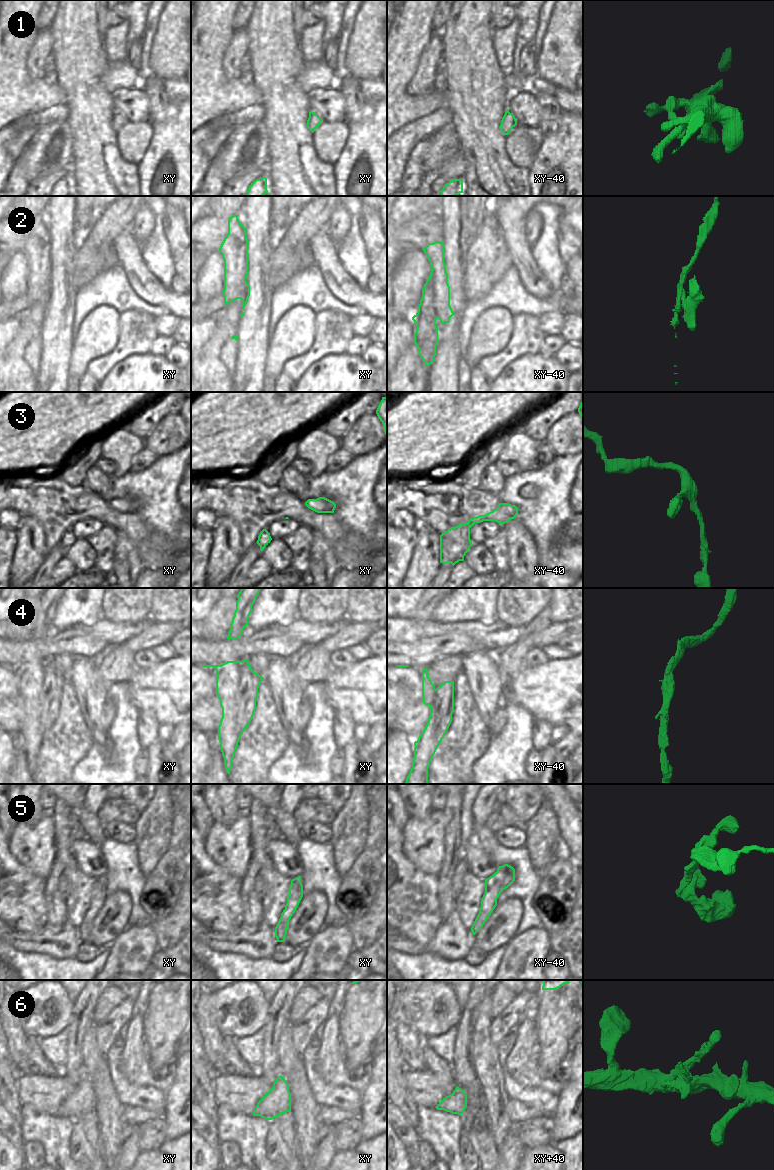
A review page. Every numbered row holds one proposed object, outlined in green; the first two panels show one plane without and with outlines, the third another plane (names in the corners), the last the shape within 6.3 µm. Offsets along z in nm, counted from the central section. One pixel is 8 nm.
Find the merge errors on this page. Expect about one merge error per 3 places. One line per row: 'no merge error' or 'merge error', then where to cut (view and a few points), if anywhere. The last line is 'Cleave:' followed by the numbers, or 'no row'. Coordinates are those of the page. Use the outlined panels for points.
1: no merge error; cut none
2: merge error; cut xy (248, 284), (245, 290), (243, 306)
3: no merge error; cut none
4: merge error; cut xy (242, 661), (236, 748)
5: no merge error; cut none
6: no merge error; cut none
Cleave: 2, 4

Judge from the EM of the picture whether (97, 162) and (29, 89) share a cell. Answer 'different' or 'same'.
different

